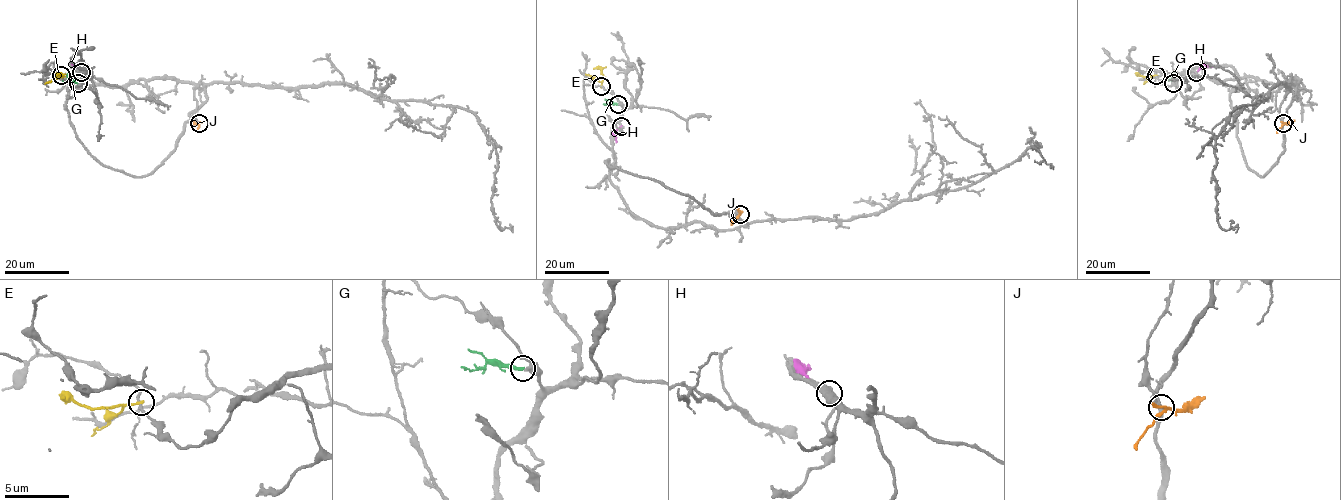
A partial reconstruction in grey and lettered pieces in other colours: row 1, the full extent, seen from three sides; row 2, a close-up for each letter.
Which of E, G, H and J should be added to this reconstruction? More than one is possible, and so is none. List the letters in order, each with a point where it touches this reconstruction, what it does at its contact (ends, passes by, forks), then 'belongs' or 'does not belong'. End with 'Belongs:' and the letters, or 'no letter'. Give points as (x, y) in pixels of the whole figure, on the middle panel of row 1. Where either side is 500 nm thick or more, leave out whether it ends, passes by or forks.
E: meets grey at (601, 86); it ends there; does not belong
G: meets grey at (618, 104); it ends there; does not belong
H: meets grey at (621, 126); it ends there; does not belong
J: meets grey at (740, 214); it passes by; does not belong
Belongs: no letter

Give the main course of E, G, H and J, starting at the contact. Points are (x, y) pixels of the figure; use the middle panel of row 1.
E: (601, 87), (601, 70), (593, 69)
G: (618, 104), (603, 104)
H: (621, 126), (615, 131), (616, 142)
J: (740, 213), (731, 225)

